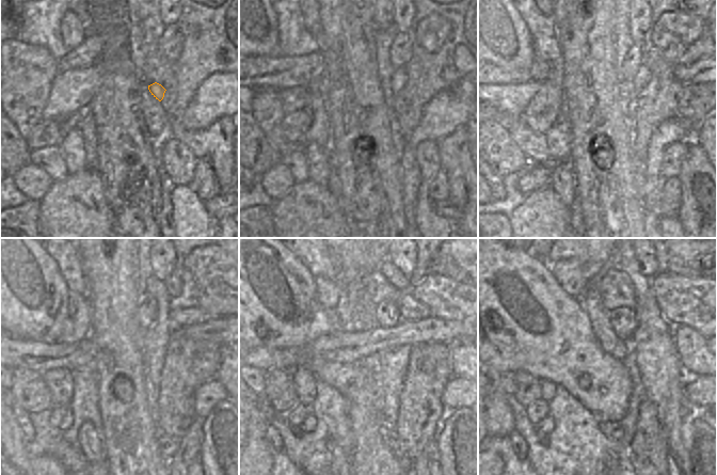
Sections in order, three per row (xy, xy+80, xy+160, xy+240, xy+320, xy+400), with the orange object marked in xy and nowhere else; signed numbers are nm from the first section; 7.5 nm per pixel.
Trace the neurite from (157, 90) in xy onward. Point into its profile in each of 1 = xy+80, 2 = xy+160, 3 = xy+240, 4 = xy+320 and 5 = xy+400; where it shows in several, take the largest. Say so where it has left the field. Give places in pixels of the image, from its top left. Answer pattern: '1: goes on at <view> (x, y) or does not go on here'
1: goes on at xy+80 (400, 77)
2: goes on at xy+160 (641, 77)
3: goes on at xy+240 (197, 295)
4: goes on at xy+320 (448, 299)
5: goes on at xy+400 (695, 301)

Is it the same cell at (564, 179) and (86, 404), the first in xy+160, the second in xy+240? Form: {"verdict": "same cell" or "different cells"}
{"verdict": "different cells"}

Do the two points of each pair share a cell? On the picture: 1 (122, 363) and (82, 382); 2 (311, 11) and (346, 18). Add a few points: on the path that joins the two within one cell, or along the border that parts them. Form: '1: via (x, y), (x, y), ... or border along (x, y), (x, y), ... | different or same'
1: border along (96, 376), (98, 400) | different
2: border along (320, 11), (319, 38) | different

